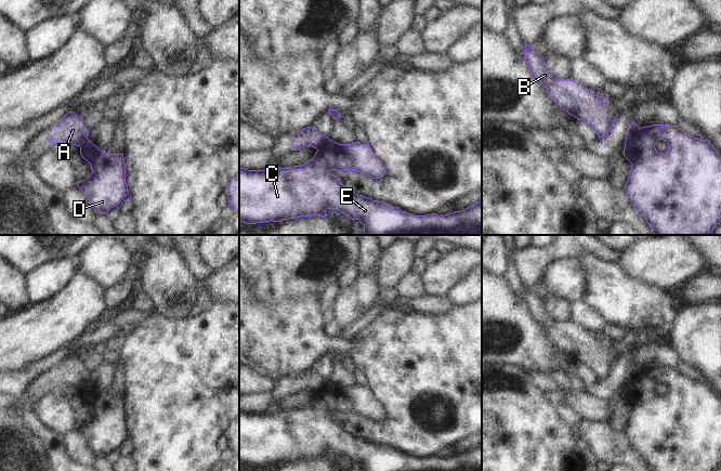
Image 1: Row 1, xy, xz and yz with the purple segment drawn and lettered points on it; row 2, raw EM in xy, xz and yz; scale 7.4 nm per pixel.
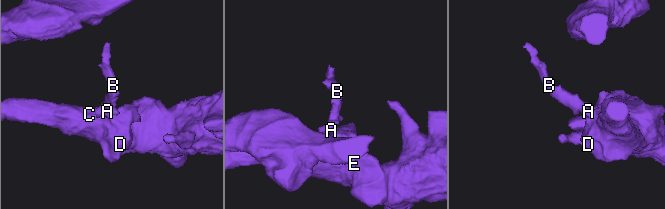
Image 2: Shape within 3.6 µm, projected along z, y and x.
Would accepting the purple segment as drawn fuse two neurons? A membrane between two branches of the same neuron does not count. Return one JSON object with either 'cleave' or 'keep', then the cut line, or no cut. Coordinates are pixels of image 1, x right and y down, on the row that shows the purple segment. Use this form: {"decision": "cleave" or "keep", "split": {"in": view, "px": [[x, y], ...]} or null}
{"decision": "cleave", "split": {"in": "xz", "px": [[328, 138], [317, 151]]}}

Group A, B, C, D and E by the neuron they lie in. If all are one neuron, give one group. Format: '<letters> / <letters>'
A B / C D E

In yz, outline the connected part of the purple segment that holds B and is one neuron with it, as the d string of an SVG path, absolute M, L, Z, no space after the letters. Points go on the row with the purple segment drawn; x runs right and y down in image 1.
M524 44L525 62L553 101L569 115L590 125L599 139L606 136L618 117L618 114L609 106L608 100L594 95L572 78L554 78L547 69L538 48Z

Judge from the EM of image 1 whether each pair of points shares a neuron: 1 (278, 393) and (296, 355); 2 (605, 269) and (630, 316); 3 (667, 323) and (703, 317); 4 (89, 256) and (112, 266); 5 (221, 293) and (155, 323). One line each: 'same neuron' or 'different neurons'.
1: different neurons
2: same neuron
3: different neurons
4: same neuron
5: different neurons

